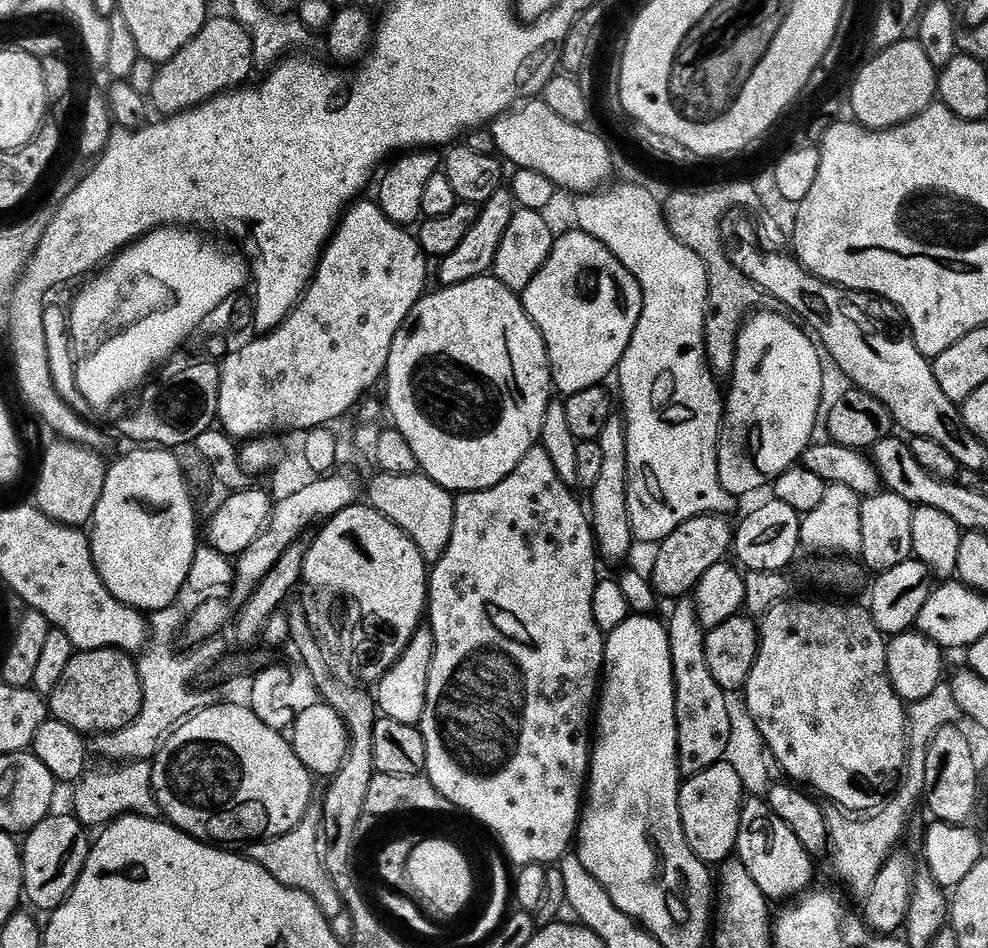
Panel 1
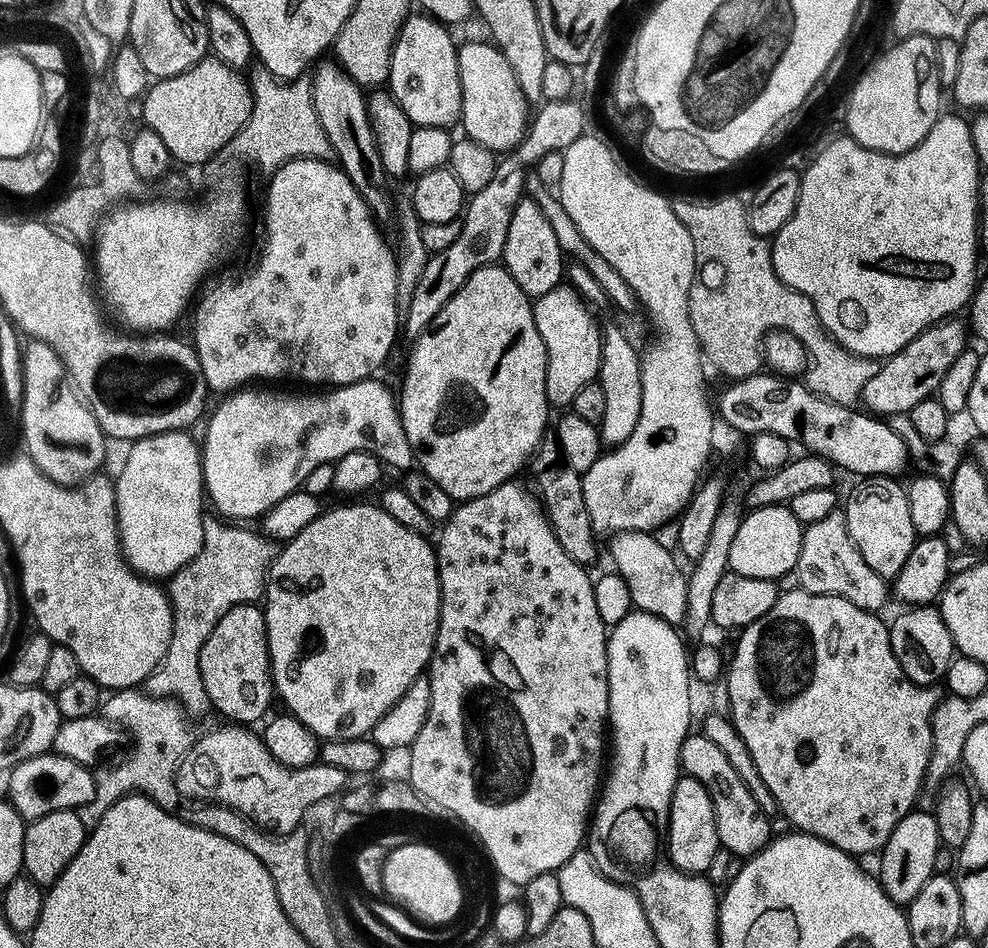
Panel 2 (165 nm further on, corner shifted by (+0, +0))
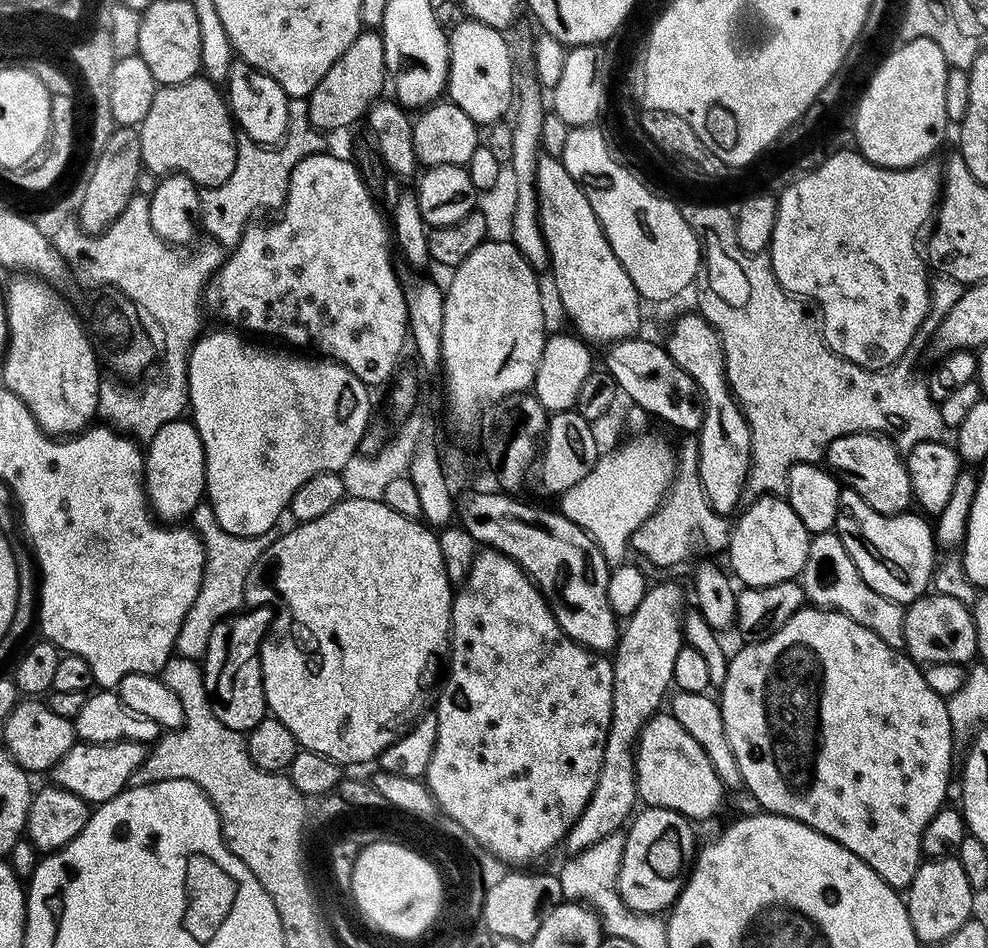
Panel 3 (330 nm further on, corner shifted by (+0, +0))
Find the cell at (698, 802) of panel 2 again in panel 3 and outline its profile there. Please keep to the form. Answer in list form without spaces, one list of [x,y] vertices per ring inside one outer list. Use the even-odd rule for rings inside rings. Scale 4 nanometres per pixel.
[[[644,806],[631,817],[623,833],[624,849],[616,879],[616,888],[628,908],[636,912],[664,914],[676,903],[688,882],[698,851],[692,828],[693,821],[672,808]]]

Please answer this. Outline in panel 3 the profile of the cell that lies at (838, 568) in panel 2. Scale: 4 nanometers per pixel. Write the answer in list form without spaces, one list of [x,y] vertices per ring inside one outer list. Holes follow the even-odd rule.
[[[835,531],[817,532],[809,539],[808,553],[802,573],[805,597],[817,608],[831,608],[833,612],[841,612],[854,622],[866,626],[866,630],[874,630],[882,642],[891,648],[904,648],[903,622],[905,605],[895,604],[890,598],[882,598],[870,586],[866,586],[866,578],[858,574],[858,566],[854,566],[854,558],[846,554],[846,546],[842,546],[842,538]]]

